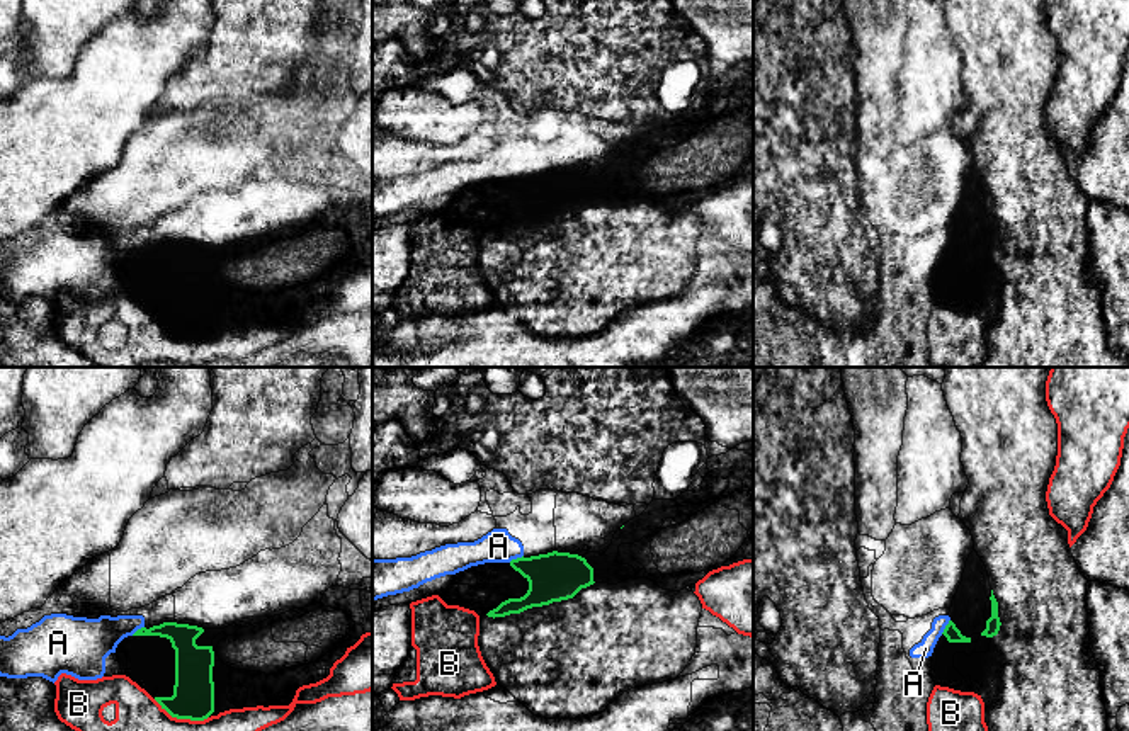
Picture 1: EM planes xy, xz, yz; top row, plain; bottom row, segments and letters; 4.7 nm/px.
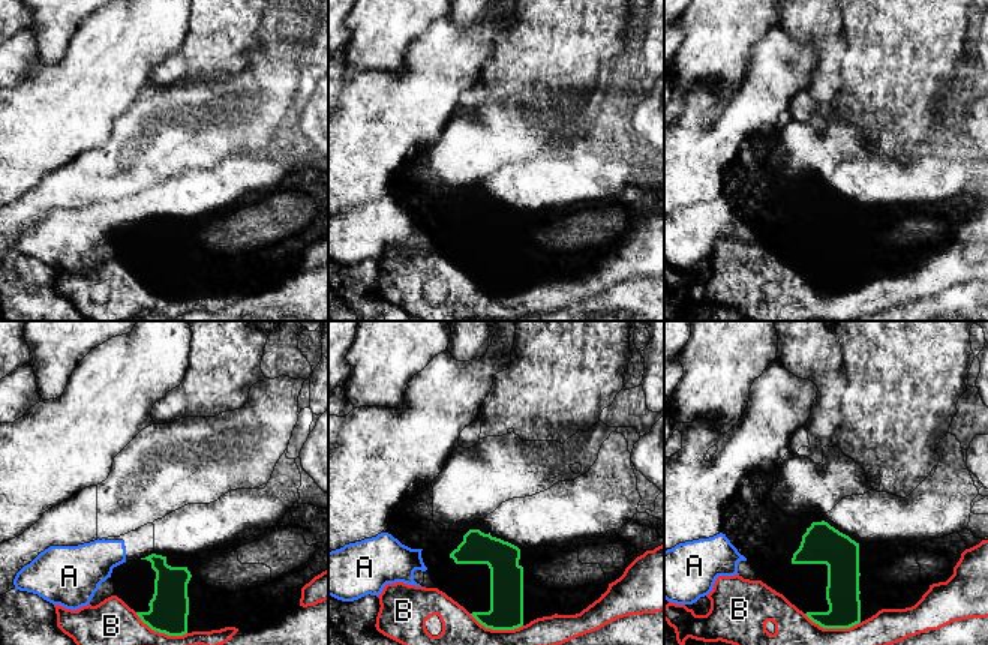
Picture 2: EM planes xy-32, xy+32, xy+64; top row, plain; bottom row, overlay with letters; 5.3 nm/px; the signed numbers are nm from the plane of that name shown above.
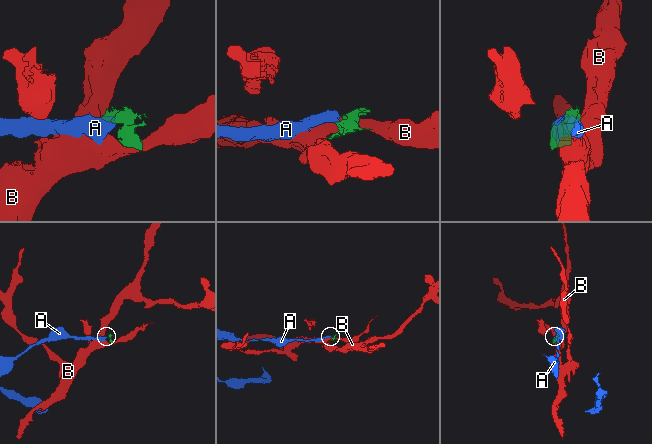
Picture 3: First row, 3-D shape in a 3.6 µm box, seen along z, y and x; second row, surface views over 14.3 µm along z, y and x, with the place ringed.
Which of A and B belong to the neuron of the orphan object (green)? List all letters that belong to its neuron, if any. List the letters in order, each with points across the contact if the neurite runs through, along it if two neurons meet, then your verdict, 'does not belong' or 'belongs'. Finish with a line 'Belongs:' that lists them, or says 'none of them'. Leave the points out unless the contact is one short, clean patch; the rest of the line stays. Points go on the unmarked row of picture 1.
A: border xz (522, 174), (509, 181); does not belong
B: border xy (153, 318), (172, 335), (208, 337); does not belong
Belongs: none of them

